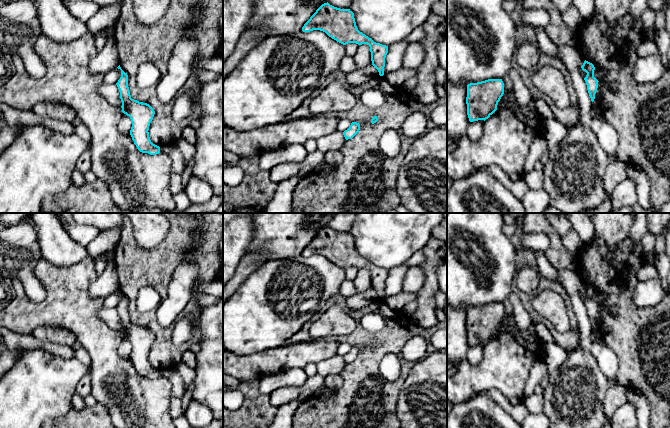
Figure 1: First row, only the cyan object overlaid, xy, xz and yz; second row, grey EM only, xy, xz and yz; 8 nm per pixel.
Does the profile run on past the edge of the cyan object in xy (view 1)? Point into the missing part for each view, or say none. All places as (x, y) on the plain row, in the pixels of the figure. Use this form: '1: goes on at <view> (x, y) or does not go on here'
1: does not go on here

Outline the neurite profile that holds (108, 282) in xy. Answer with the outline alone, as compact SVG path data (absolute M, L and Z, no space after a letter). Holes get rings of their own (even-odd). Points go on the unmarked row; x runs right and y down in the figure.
M114 261L106 264L104 272L90 285L89 295L92 298L106 298L119 290L119 277Z

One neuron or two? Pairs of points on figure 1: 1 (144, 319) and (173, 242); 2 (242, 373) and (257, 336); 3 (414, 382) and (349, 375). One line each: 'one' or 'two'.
1: one
2: two
3: two

